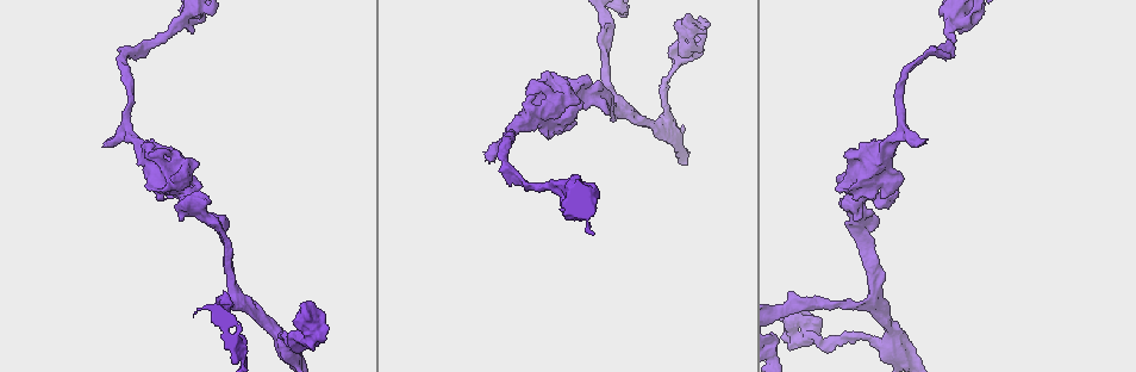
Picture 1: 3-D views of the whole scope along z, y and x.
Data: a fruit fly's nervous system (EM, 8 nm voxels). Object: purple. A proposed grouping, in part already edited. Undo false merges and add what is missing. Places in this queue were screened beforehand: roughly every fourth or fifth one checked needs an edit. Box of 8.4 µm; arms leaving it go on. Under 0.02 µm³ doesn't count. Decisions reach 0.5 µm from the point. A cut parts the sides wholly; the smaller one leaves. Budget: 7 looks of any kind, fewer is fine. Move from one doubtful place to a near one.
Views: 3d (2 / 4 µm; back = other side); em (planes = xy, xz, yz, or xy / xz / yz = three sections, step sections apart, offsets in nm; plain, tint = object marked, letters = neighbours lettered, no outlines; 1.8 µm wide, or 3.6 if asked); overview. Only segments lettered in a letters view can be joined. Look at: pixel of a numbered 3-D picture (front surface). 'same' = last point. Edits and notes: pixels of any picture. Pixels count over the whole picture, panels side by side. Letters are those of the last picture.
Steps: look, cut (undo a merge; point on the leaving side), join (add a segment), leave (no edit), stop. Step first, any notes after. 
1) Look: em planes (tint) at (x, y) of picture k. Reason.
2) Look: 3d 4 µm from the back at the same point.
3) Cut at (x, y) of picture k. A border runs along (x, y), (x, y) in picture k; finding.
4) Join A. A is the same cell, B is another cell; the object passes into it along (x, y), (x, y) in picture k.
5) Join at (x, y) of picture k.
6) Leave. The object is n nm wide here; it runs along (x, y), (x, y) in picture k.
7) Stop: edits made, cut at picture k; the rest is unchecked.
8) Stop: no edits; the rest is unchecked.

Look: em planes (tint) at (855, 204) of picture 1. Sudden change in width.

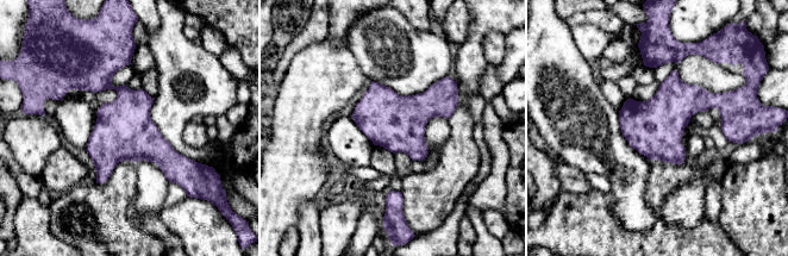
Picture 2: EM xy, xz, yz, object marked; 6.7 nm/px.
Look: em planes (letters) at the same point. What lies round it.

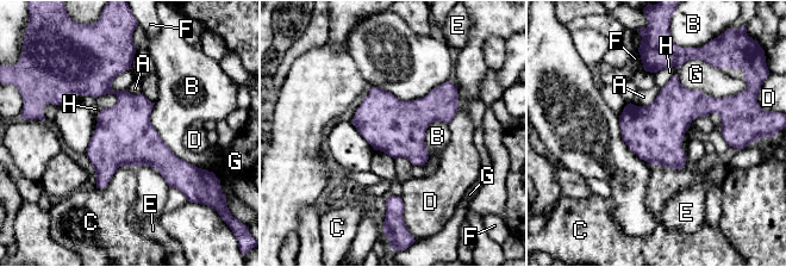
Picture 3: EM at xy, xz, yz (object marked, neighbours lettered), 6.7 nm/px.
Leave. A, B, C, D, E, F, G and H are other cells; one neuron here.

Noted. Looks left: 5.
Look: 3d 4 µm at (302, 337) of picture 1. Narrows sharply.

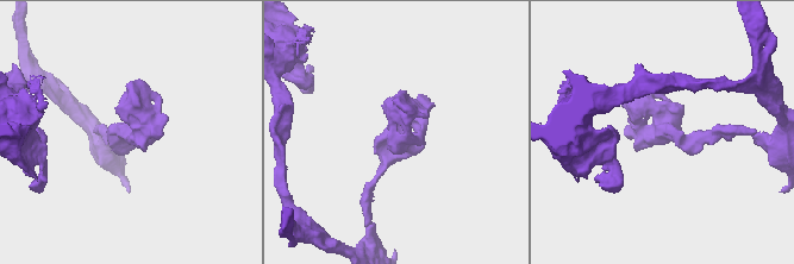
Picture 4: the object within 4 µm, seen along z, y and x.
Look: em planes (letters) at (395, 131) of picture 4.

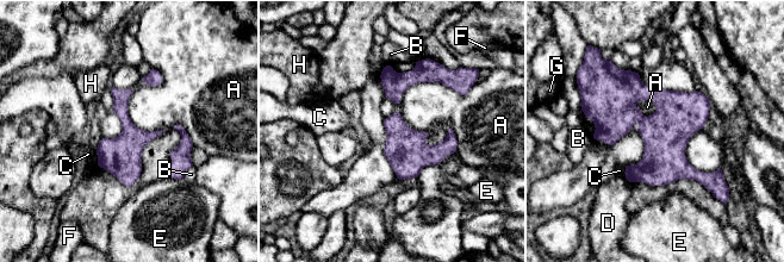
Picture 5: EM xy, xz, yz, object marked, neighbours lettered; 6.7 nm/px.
Leave. The object is 280 nm wide here; A, B, C, D, E, F, G and H are other cells; one neuron here.

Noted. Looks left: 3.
Look: 3d 2 µm at (556, 184) of picture 1. Sharp bend.

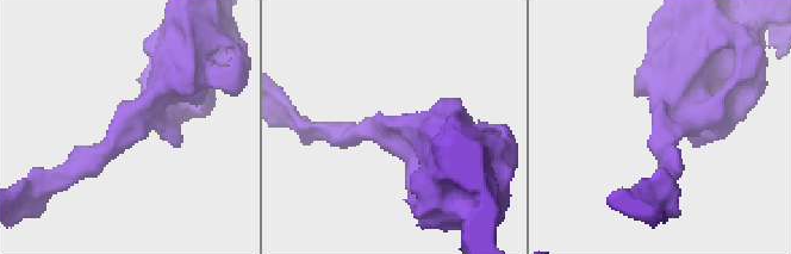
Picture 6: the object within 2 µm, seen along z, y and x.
Look: em planes (plain) at (136, 114) of picture 6. Need the tissue.

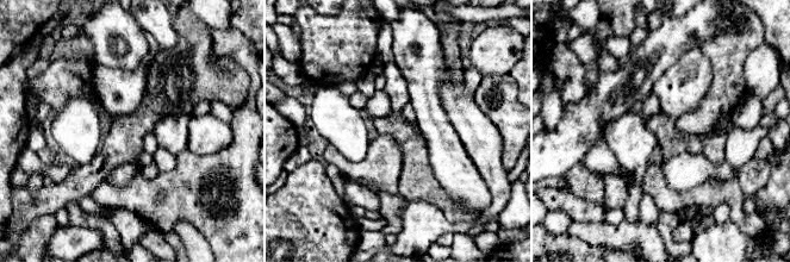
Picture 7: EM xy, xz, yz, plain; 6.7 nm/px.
Look: em planes (letters) at the same point.

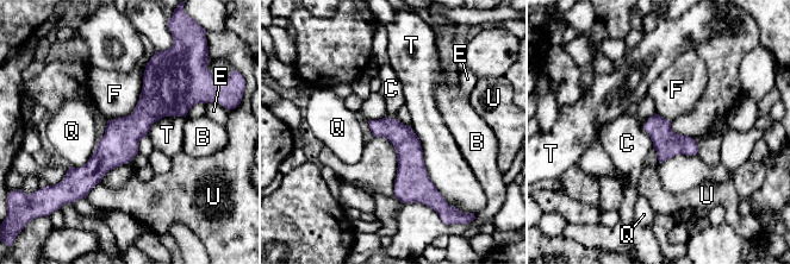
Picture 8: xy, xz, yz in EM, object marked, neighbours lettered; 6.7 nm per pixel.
Leave. The object is 180 nm wide here; B, C, E, F, Q, T and U are other cells; it runs along (151, 66), (151, 107), (85, 189) in picture 8; continuous, no second neuron.

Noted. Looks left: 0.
Stop: no edits; the rest is unchecked.

